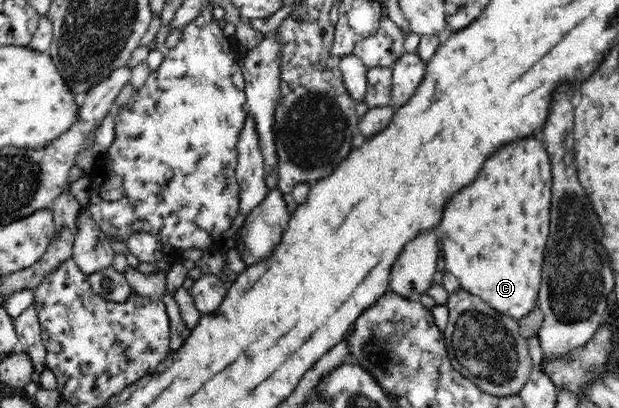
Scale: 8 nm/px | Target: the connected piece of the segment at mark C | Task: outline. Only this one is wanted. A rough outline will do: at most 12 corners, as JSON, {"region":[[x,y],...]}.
{"region":[[503,147],[440,229],[460,287],[516,320],[538,305],[552,173]]}

